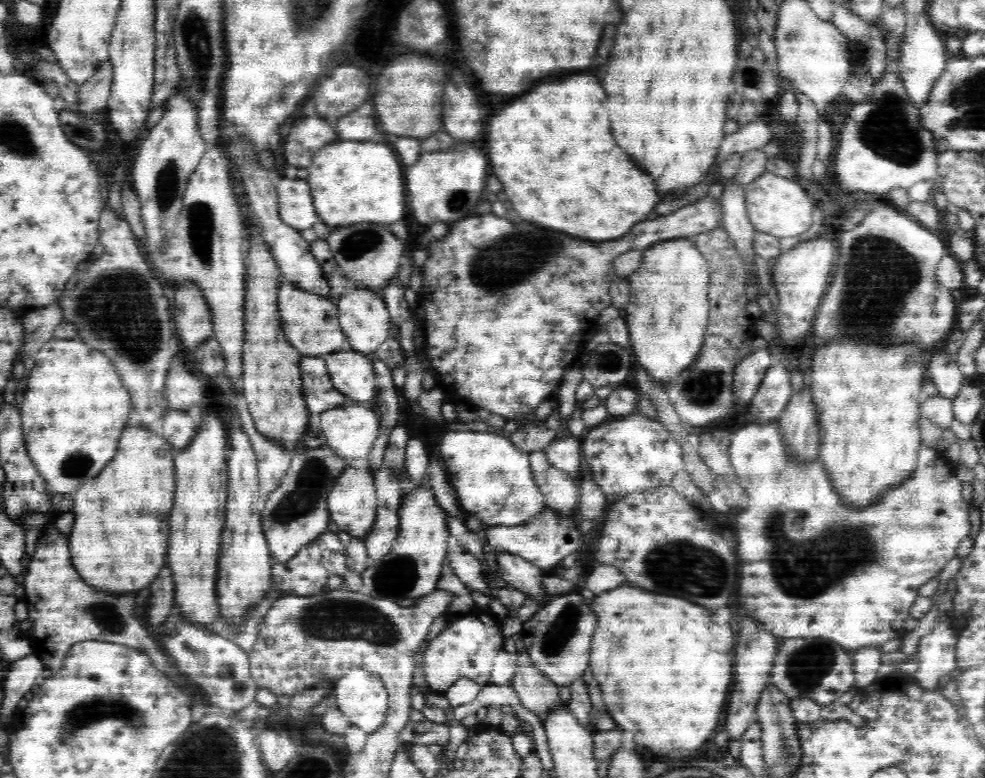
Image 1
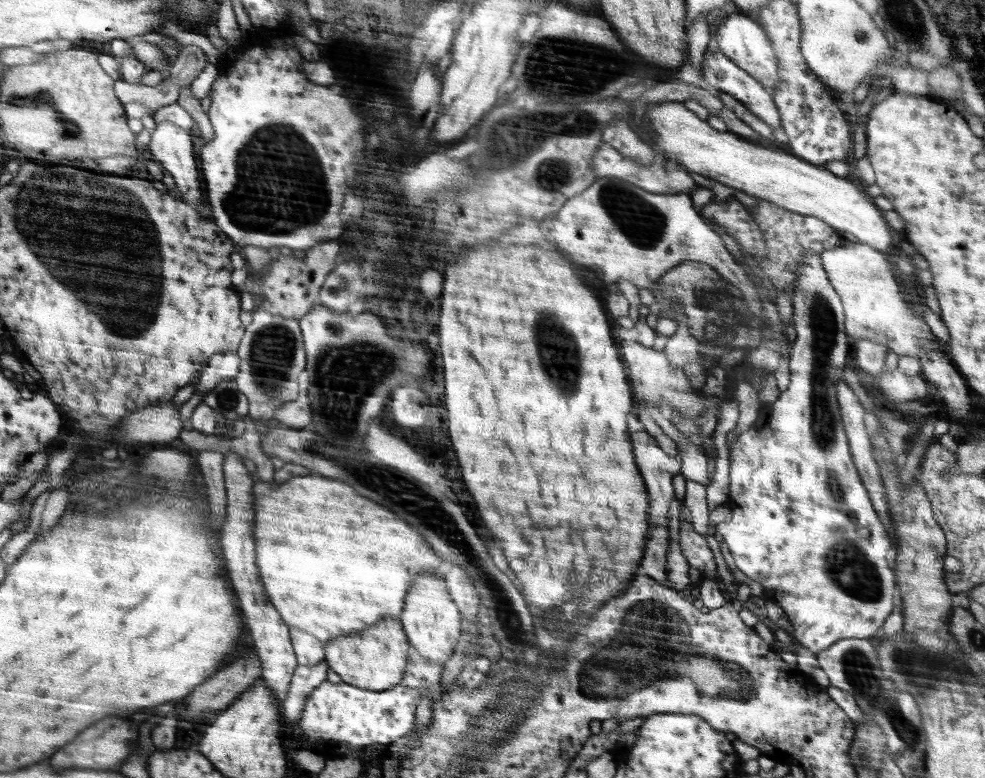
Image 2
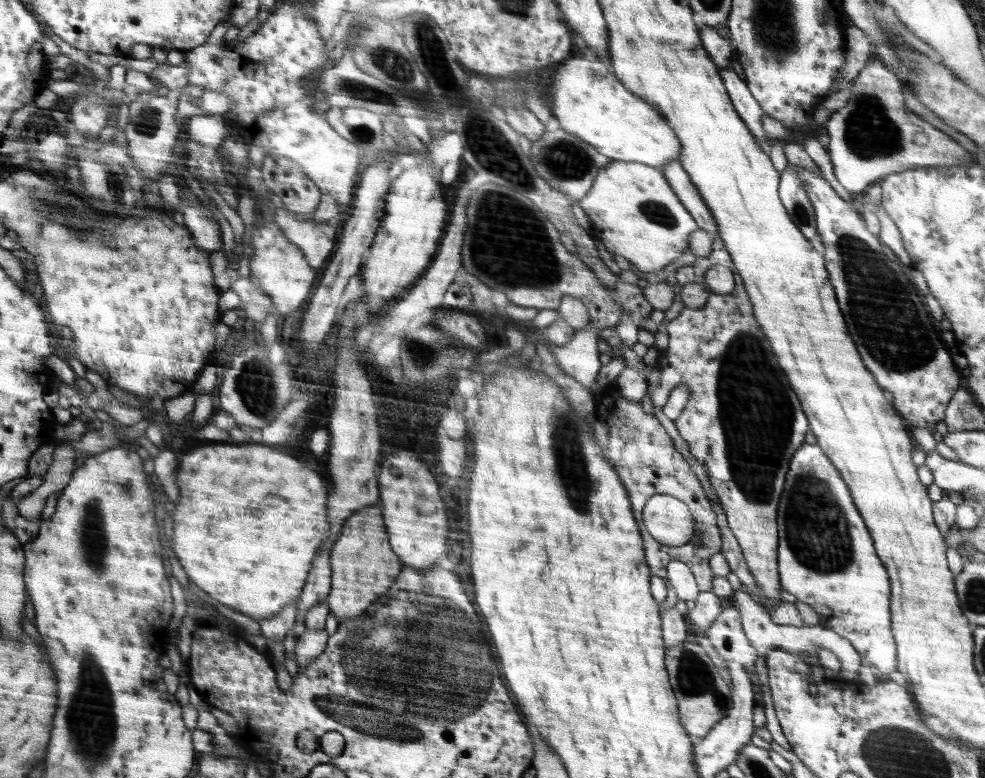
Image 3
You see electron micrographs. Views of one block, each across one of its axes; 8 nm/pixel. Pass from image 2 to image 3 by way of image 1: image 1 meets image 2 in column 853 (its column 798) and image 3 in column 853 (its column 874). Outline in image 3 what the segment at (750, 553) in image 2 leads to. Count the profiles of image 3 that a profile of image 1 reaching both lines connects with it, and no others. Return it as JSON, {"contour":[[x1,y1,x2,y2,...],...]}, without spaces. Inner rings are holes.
{"contour":[[804,444,791,459,792,472,787,472,778,508,779,580,786,592,814,608,820,625,850,640,864,664,889,675,897,671,899,660,898,645,891,631,888,572,874,552,871,534,856,510,850,489,840,478,835,463,828,458,818,444]]}

